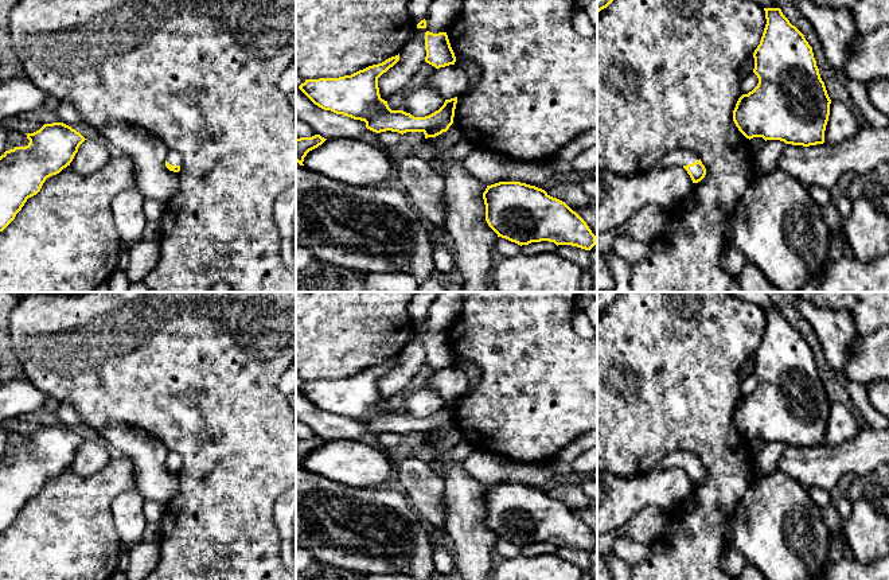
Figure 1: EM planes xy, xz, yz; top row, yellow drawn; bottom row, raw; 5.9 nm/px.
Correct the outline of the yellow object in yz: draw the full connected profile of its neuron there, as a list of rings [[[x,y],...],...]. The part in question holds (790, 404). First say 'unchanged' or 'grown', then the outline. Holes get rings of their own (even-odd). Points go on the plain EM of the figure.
unchanged; [[[764,310],[764,312],[767,326],[760,346],[753,354],[753,374],[759,385],[738,400],[733,423],[749,441],[763,439],[765,443],[780,441],[803,448],[823,445],[831,401],[820,379],[812,349],[780,310]]]

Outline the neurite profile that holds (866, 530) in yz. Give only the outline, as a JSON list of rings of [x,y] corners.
[[[855,493],[851,503],[851,514],[845,521],[845,540],[851,549],[854,558],[872,564],[889,556],[889,518],[866,495]]]

